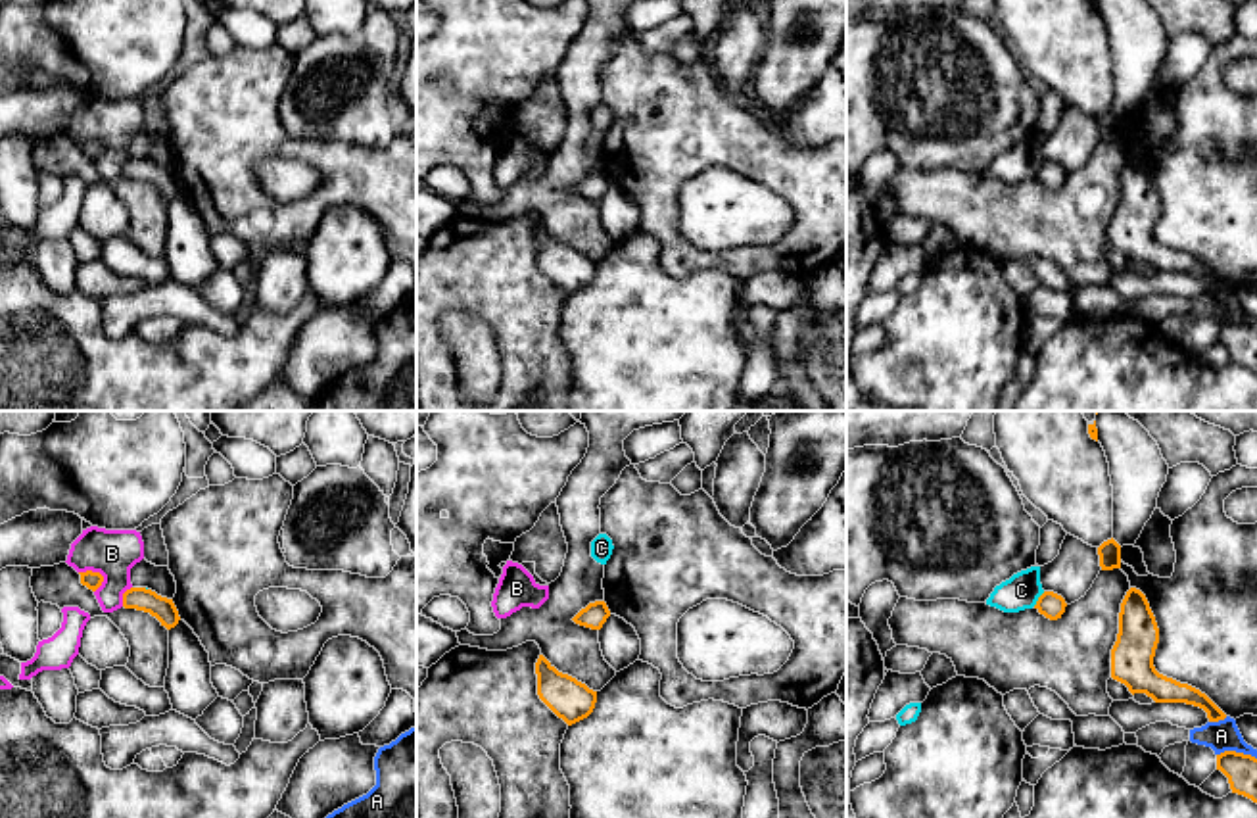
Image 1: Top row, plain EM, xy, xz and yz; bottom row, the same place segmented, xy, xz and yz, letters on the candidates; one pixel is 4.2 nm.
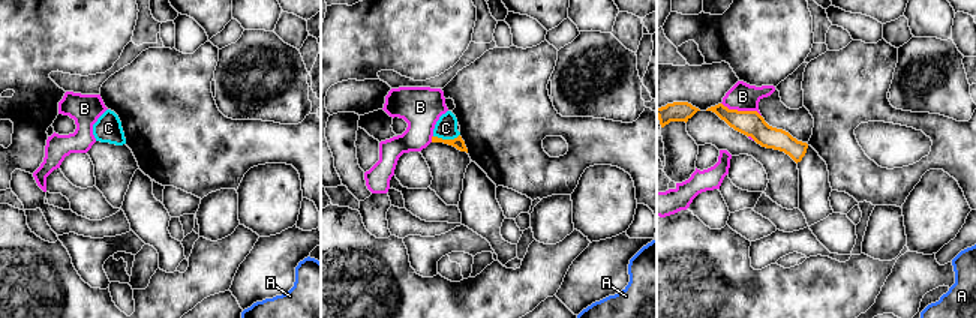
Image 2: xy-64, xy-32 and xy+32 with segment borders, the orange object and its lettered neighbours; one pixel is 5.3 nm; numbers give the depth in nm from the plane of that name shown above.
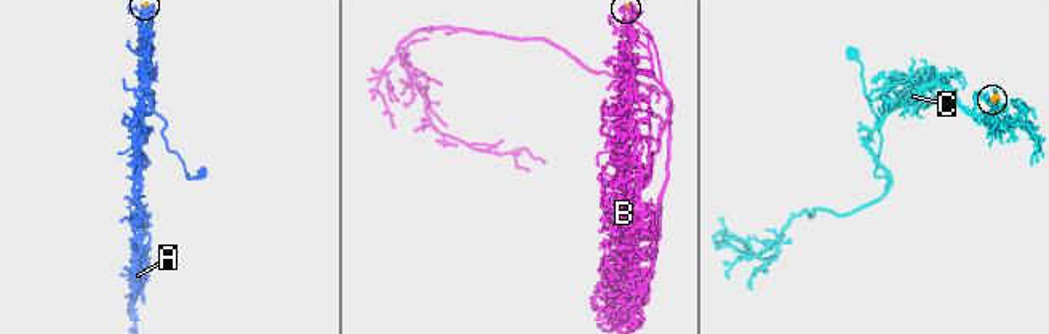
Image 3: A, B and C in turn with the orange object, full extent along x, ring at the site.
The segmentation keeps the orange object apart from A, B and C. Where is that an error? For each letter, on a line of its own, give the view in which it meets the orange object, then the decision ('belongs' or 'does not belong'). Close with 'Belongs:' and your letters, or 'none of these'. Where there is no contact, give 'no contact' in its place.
A: contact in yz; does not belong
B: contact in xy; does not belong
C: contact in yz; does not belong
Belongs: none of these

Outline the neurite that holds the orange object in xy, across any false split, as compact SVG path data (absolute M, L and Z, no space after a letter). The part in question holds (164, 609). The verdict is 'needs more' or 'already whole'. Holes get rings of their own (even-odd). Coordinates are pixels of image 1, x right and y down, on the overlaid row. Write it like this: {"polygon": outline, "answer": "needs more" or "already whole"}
{"polygon": "M130 588L123 593L123 607L150 613L167 630L175 628L180 620L173 599L161 597L146 588Z", "answer": "already whole"}

